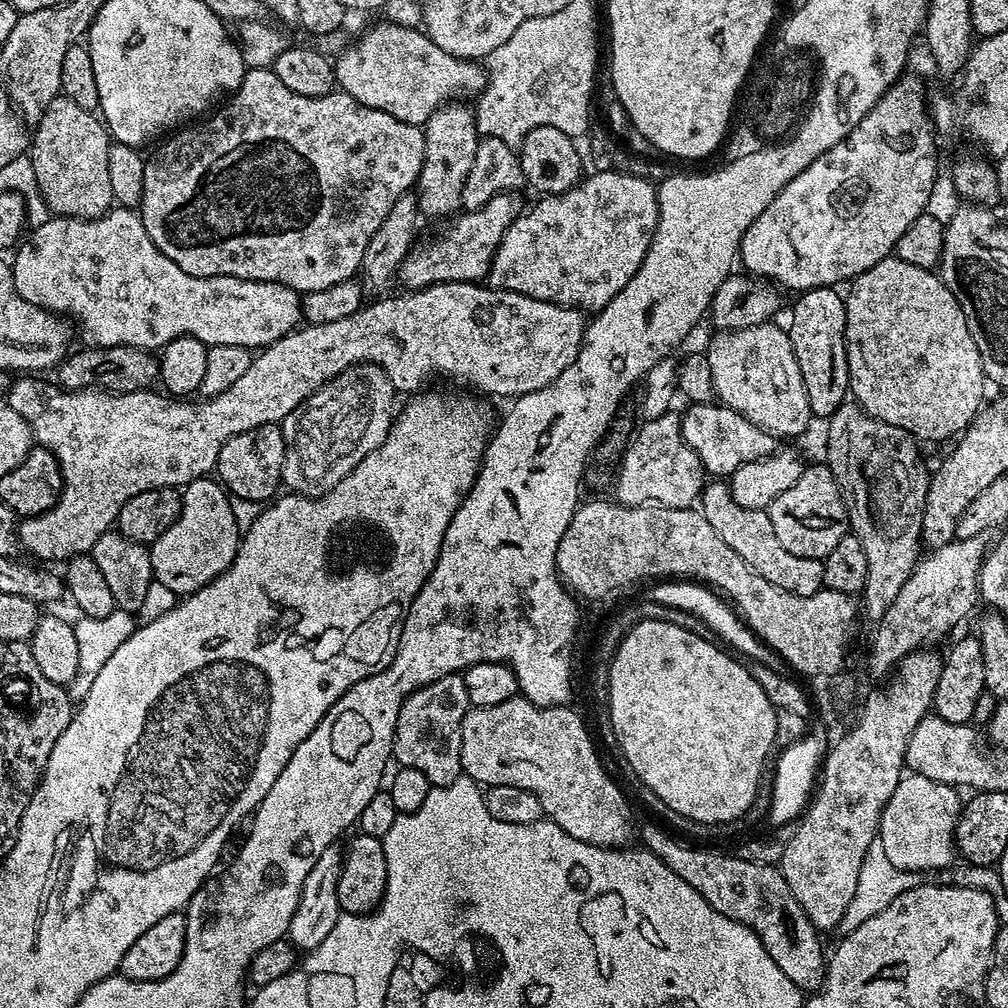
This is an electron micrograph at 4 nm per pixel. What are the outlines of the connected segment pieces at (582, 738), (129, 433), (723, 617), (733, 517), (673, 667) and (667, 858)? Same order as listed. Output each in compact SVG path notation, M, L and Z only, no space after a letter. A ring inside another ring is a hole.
M518 694L499 706L469 707L462 722L462 772L475 783L488 788L518 786L522 790L530 790L538 802L542 802L544 816L582 842L603 848L619 848L627 845L631 841L628 839L634 836L628 800L623 790L612 781L611 774L604 769L583 718L572 706L540 708Z
M453 282L451 284L431 284L428 288L404 290L401 293L401 296L385 295L383 298L376 298L373 304L371 302L365 303L354 314L350 314L346 318L338 318L338 322L305 323L303 326L297 327L289 332L287 336L274 341L267 348L257 351L250 370L246 370L246 374L242 374L242 378L238 378L238 382L234 382L234 386L230 386L225 392L217 396L201 399L199 401L201 404L188 404L192 402L184 398L173 398L167 394L161 394L159 391L156 393L156 390L105 392L99 388L79 388L76 392L69 392L67 388L61 388L59 384L51 379L48 379L49 381L36 380L40 378L32 374L17 375L13 379L12 385L8 387L6 399L10 410L18 410L18 414L22 414L22 418L26 418L26 422L32 431L33 441L39 447L50 450L50 454L54 454L64 479L64 487L60 490L60 496L49 512L41 512L39 516L30 516L19 521L19 547L21 549L25 548L30 555L37 556L40 559L37 561L40 562L46 562L42 560L67 562L73 556L83 556L91 553L92 547L98 542L98 538L101 538L104 532L109 531L119 521L122 506L126 506L126 502L130 502L130 498L134 498L134 494L142 494L142 490L154 490L155 488L183 489L190 482L207 477L216 467L216 459L222 450L222 446L226 442L230 442L230 438L234 438L234 434L242 434L246 430L254 430L258 426L266 426L267 424L279 425L290 414L290 410L297 408L303 400L310 398L310 394L314 394L326 382L330 382L335 376L342 374L355 364L376 364L386 374L386 378L390 378L390 382L396 388L397 393L400 394L404 394L404 392L408 392L407 394L419 393L427 385L424 384L427 380L432 380L436 375L440 375L453 376L456 380L468 380L469 386L472 387L469 389L480 394L489 392L492 396L515 398L530 394L534 390L542 390L542 386L550 386L550 382L554 382L554 378L558 378L558 374L562 374L562 370L566 370L566 366L570 366L576 361L578 350L584 341L586 316L581 309L563 308L560 304L551 304L545 300L535 300L526 294L510 292L507 288L493 288L480 282Z
M662 580L653 583L649 588L651 590L648 592L648 598L655 604L670 606L672 609L680 609L696 616L711 629L717 639L720 639L727 647L732 646L734 648L732 650L739 655L744 654L743 657L747 659L758 660L764 665L770 666L770 670L785 671L786 665L780 655L761 643L757 636L745 626L743 620L737 616L735 609L713 589L689 580Z
M724 482L705 483L702 493L702 511L706 522L714 526L718 538L738 554L766 582L786 590L790 594L809 596L824 587L824 561L814 558L798 558L778 542L774 534L774 526L770 522L767 511L763 508L747 508L734 502L729 485Z
M643 620L638 622L622 638L618 650L612 659L608 671L608 720L612 723L612 736L620 747L626 763L632 767L632 772L669 808L688 820L697 820L700 824L728 824L745 815L756 800L756 792L760 789L760 775L764 769L767 752L772 747L775 738L776 711L770 698L762 694L762 686L750 678L747 667L739 664L735 655L727 656L725 649L719 643L698 638L698 634L690 634L690 630L682 630L682 626L674 626L674 622L658 622L657 620Z
M656 824L646 825L641 832L639 829L638 836L644 839L642 844L647 851L655 854L666 866L670 866L670 870L674 870L674 874L678 874L682 882L694 886L694 890L698 890L698 894L702 894L702 898L706 898L706 902L710 902L710 906L714 906L718 914L726 914L726 918L758 934L762 946L766 946L766 954L774 958L778 970L782 970L782 974L786 974L786 978L790 978L790 982L794 982L794 986L798 986L801 993L819 993L824 986L826 948L824 952L823 946L820 945L819 936L821 935L818 929L813 926L810 918L800 908L800 903L794 898L786 878L780 873L777 865L744 861L735 854L727 856L724 852L711 852L708 848L691 848L690 845L683 844L678 837L671 836L666 829L659 828Z

